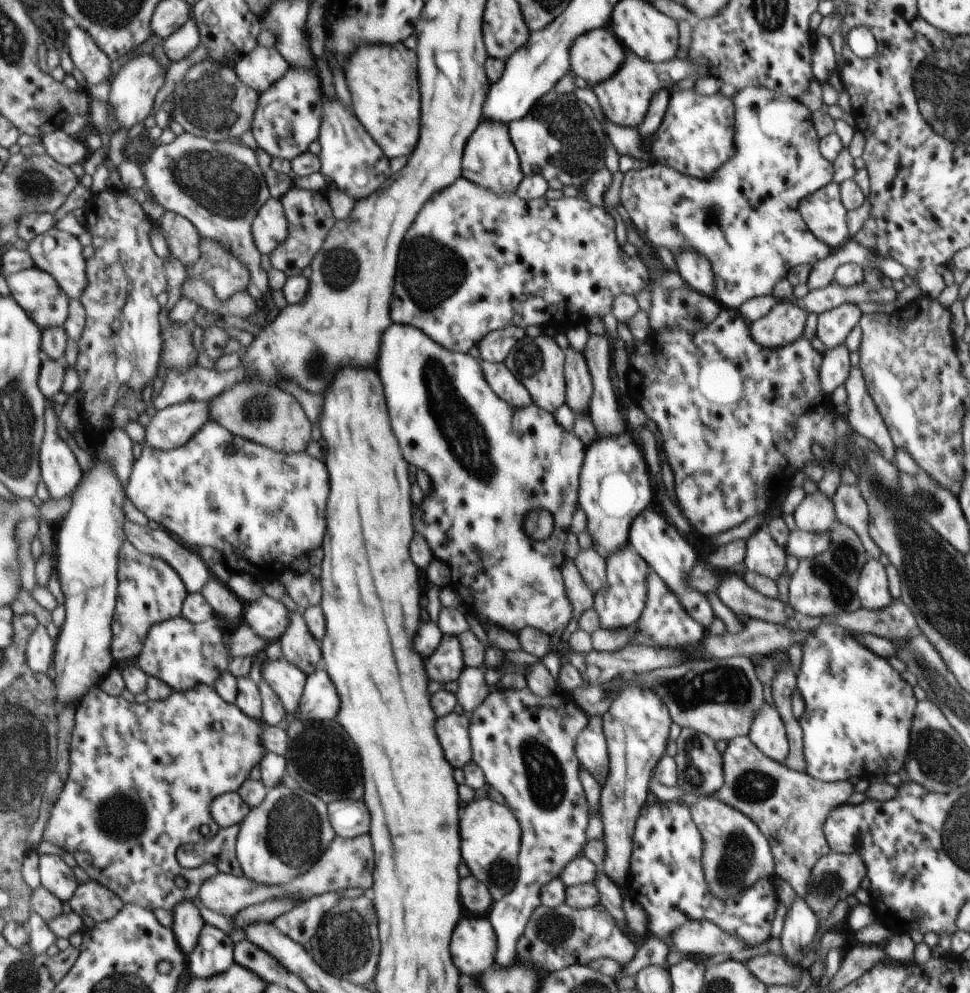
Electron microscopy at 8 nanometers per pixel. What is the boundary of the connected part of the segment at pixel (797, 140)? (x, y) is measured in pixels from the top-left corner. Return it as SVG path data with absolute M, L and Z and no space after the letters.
M750 86L739 89L734 96L731 96L734 102L734 158L730 158L728 162L724 162L720 168L714 170L714 174L710 178L690 178L680 174L674 168L664 165L648 165L646 168L624 169L624 178L621 184L620 206L621 210L628 214L630 224L635 227L637 232L644 238L646 243L653 249L666 248L672 254L680 254L684 250L694 250L702 256L706 256L710 260L710 264L714 273L714 296L722 308L738 311L740 306L754 298L755 296L772 295L775 285L788 276L790 270L796 265L811 264L824 260L831 252L831 248L826 246L815 234L810 232L806 222L800 212L798 212L798 202L802 198L806 198L809 194L814 194L820 188L824 188L830 184L834 178L833 162L826 160L820 152L820 136L812 124L812 111L806 108L799 99L784 96L776 90L770 90L766 87Z

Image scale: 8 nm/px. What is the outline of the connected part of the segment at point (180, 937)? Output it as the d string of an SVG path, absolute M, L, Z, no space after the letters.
M194 899L179 902L172 911L171 930L175 932L176 942L179 943L180 950L189 955L194 950L199 934L204 928L204 918L200 916L197 900Z

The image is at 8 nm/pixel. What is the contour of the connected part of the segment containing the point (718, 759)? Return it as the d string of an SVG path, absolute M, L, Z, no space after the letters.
M682 728L676 746L678 787L686 793L694 794L698 799L712 797L713 794L716 794L724 786L724 772L723 754L716 749L715 741L697 730Z

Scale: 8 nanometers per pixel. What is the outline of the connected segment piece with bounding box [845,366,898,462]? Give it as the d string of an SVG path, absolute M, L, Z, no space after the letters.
M859 366L850 369L845 387L847 390L845 404L848 406L846 419L852 430L874 442L881 450L882 456L893 462L898 448L896 448L896 444L894 444L871 394L868 394L864 376Z

